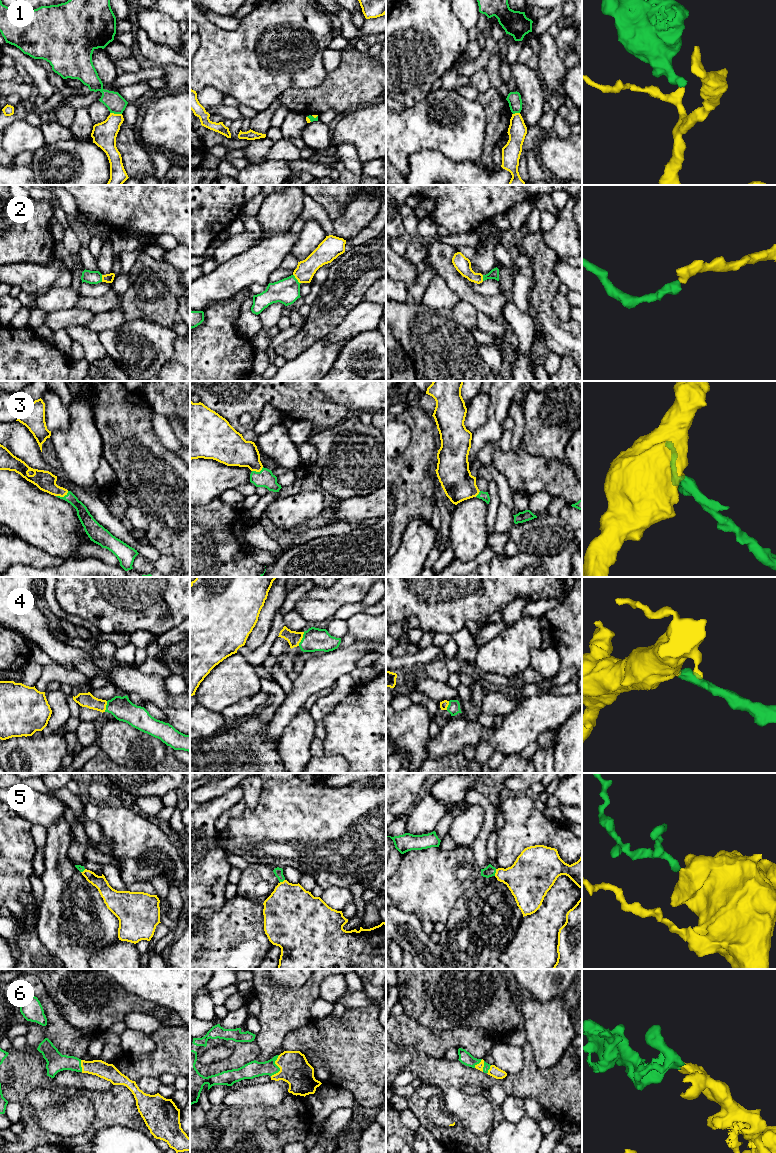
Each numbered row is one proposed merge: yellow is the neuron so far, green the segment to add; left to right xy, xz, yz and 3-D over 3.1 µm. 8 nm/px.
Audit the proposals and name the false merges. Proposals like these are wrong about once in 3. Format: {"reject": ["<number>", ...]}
{"reject": ["1"]}

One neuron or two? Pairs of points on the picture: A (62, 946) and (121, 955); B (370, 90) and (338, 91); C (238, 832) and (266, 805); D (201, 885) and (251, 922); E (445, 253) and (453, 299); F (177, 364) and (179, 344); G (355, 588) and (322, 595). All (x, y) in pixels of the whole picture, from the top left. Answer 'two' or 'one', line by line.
A: two
B: one
C: one
D: two
E: two
F: one
G: one

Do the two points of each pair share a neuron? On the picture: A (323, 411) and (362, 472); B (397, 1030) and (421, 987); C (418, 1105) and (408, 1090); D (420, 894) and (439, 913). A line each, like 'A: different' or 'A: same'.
A: different
B: different
C: different
D: same

